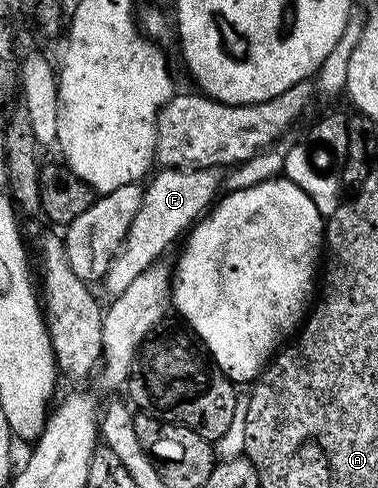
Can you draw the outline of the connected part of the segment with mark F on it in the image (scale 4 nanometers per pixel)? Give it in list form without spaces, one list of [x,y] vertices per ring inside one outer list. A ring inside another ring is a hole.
[[[162,168],[159,171],[158,175],[155,173],[145,183],[140,212],[136,212],[136,220],[132,220],[132,228],[128,228],[128,236],[123,240],[118,255],[106,268],[104,287],[106,286],[107,295],[124,292],[124,288],[128,288],[128,284],[132,284],[140,272],[155,265],[161,259],[158,257],[174,241],[177,243],[219,197],[220,174],[217,169]]]

